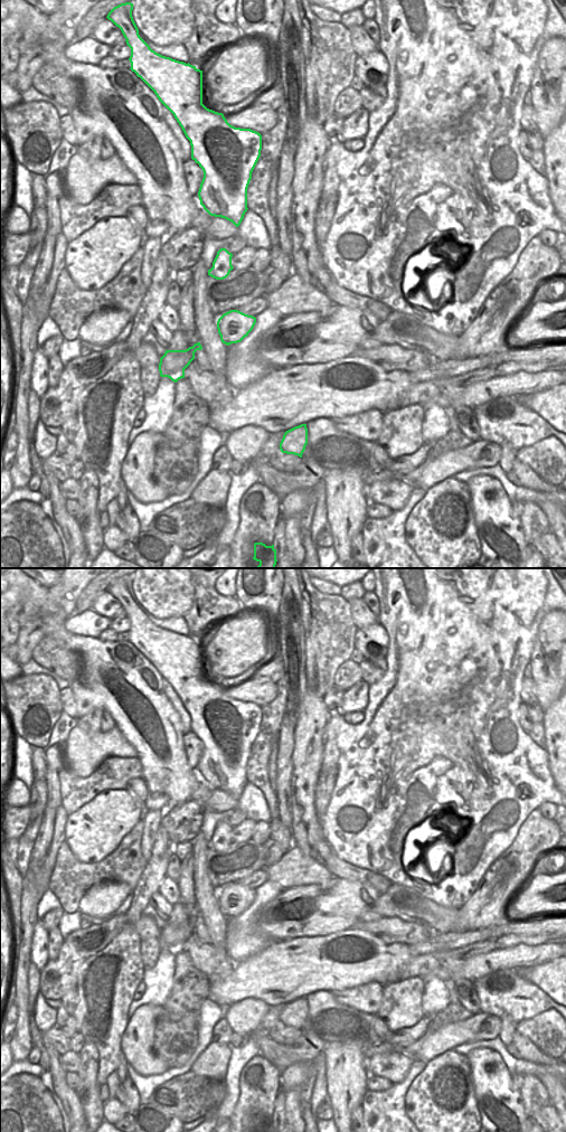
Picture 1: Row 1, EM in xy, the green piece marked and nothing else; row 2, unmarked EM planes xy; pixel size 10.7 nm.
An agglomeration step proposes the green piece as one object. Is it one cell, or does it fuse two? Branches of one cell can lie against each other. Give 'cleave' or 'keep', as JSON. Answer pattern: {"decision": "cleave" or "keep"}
{"decision": "keep"}

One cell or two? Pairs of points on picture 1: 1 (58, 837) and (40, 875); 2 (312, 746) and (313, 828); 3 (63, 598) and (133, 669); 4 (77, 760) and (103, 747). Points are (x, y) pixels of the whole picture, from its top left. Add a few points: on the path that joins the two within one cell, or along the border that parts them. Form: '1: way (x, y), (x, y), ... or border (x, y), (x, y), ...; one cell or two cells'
1: way (55, 846), (48, 866); one cell
2: way (308, 766), (307, 808); one cell
3: border (60, 609), (67, 616); two cells
4: way (84, 753), (96, 747); one cell

